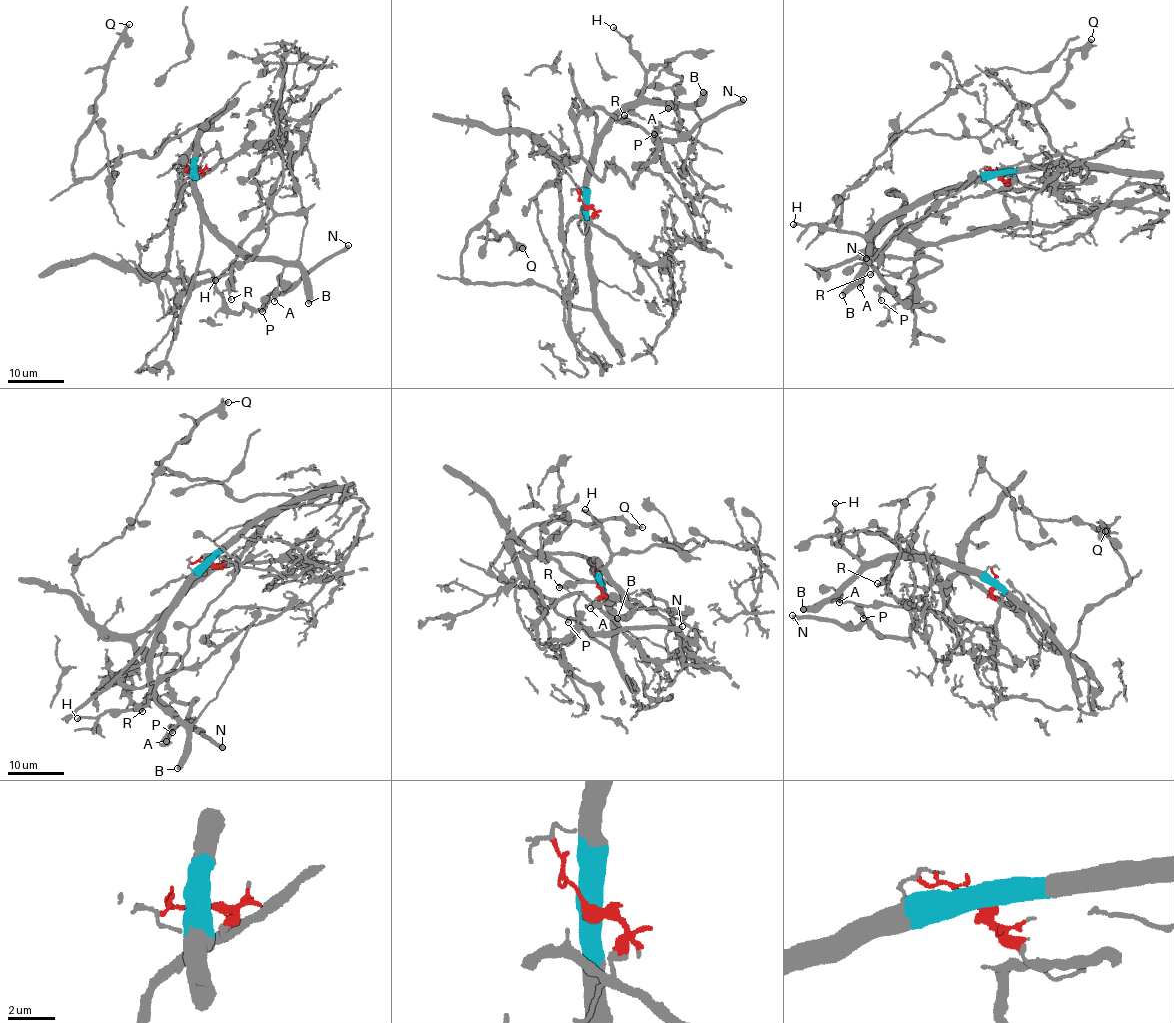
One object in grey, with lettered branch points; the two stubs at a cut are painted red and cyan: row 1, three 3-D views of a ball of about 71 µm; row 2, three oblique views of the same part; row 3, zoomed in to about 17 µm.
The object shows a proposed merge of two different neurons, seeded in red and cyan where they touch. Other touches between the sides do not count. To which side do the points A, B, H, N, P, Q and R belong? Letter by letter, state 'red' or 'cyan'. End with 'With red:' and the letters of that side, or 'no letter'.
A: cyan
B: cyan
H: cyan
N: red
P: red
Q: cyan
R: red
With red: N, P, R

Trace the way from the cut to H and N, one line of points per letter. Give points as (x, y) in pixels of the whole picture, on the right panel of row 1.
H: (999, 175), (969, 178), (927, 194), (921, 201), (882, 219), (867, 233), (793, 225)
N: (999, 175), (1011, 217), (918, 250), (941, 265), (917, 280), (916, 299), (933, 309), (893, 294), (866, 259)

